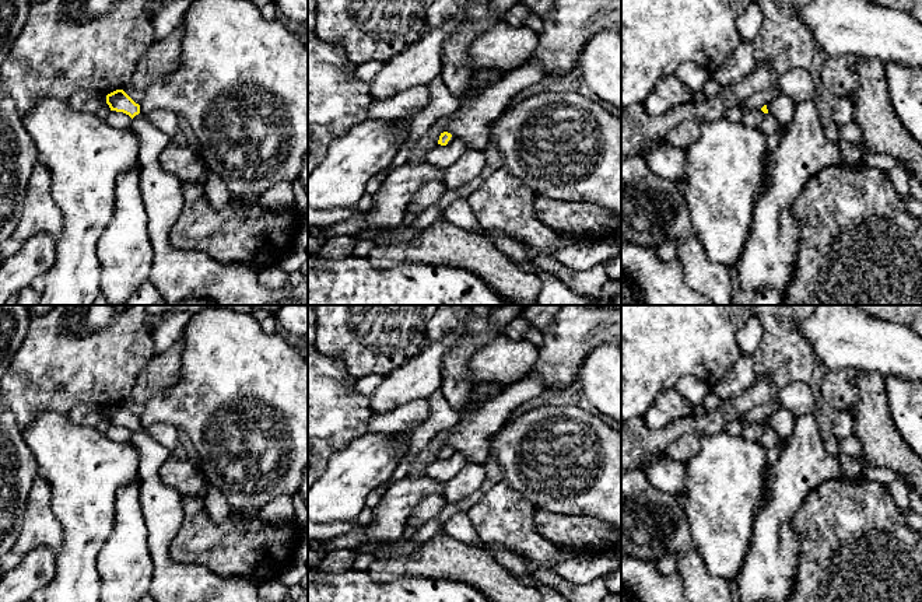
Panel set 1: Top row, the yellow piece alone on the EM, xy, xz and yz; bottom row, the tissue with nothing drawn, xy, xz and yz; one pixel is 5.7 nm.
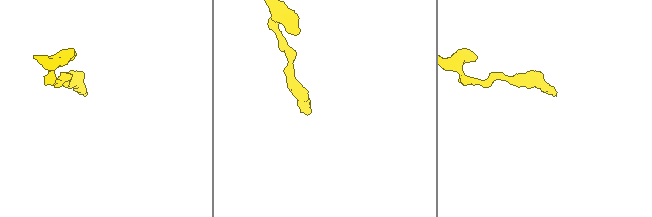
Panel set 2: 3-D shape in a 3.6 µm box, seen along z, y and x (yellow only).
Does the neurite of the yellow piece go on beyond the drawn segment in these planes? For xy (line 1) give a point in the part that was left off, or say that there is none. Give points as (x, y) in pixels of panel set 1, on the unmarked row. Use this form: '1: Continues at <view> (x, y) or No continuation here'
1: Continues at xy (172, 581)

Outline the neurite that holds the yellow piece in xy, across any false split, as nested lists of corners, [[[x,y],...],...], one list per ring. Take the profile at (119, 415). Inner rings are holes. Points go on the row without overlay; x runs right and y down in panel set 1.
[[[123,403],[108,407],[106,417],[111,424],[123,426],[133,433],[129,442],[139,452],[140,501],[154,566],[148,595],[155,602],[266,602],[259,596],[256,582],[249,577],[221,577],[204,564],[178,561],[171,556],[169,546],[185,518],[182,494],[159,477],[159,469],[171,452],[143,431],[140,419]]]

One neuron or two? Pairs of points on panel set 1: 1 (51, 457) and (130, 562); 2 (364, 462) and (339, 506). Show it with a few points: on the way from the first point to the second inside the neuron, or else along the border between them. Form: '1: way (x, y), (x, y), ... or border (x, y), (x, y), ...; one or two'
1: border (116, 503), (114, 529), (98, 553), (97, 566); two
2: way (353, 473), (351, 485), (342, 494); one

